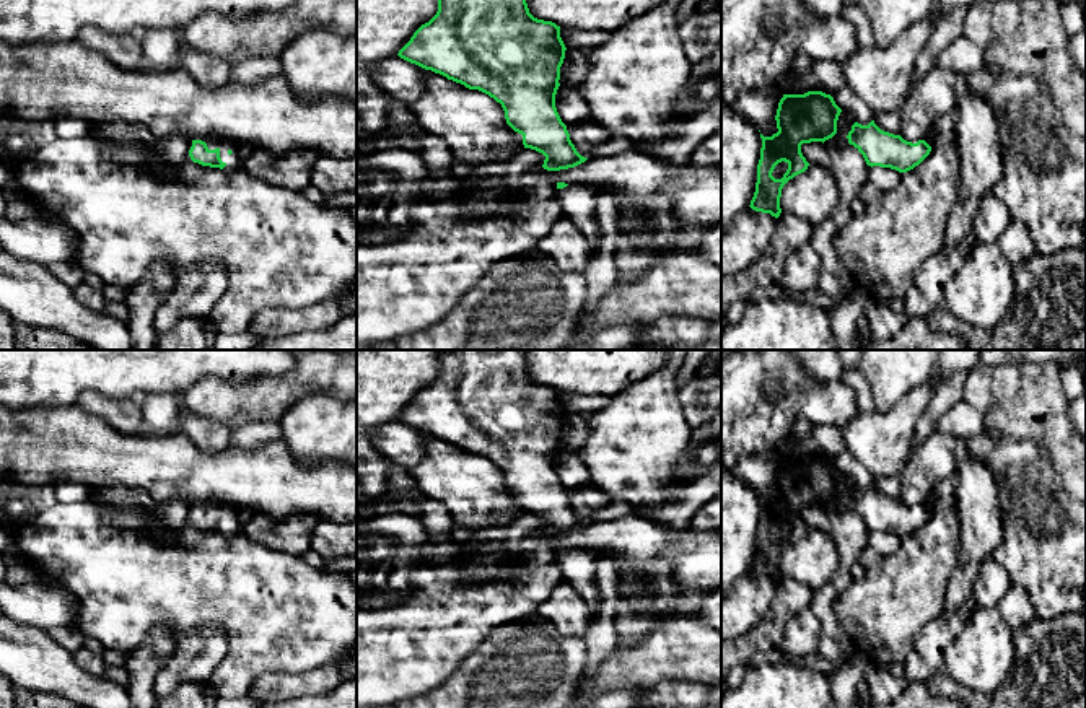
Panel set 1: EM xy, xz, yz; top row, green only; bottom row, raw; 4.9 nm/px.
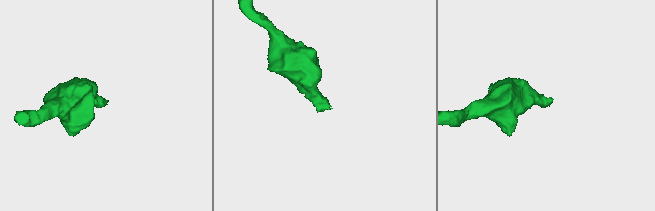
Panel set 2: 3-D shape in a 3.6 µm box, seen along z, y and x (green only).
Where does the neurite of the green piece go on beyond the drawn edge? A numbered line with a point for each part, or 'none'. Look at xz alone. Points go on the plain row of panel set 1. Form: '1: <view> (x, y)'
1: xz (578, 567)

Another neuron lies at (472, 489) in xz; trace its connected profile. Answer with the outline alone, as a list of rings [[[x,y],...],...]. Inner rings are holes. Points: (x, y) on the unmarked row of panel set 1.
[[[422,435],[425,456],[409,467],[415,492],[443,503],[454,522],[482,529],[508,524],[524,513],[523,500],[506,488],[500,467],[440,438]]]

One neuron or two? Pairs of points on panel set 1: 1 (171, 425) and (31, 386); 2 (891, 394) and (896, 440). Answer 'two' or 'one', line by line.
1: two
2: two

